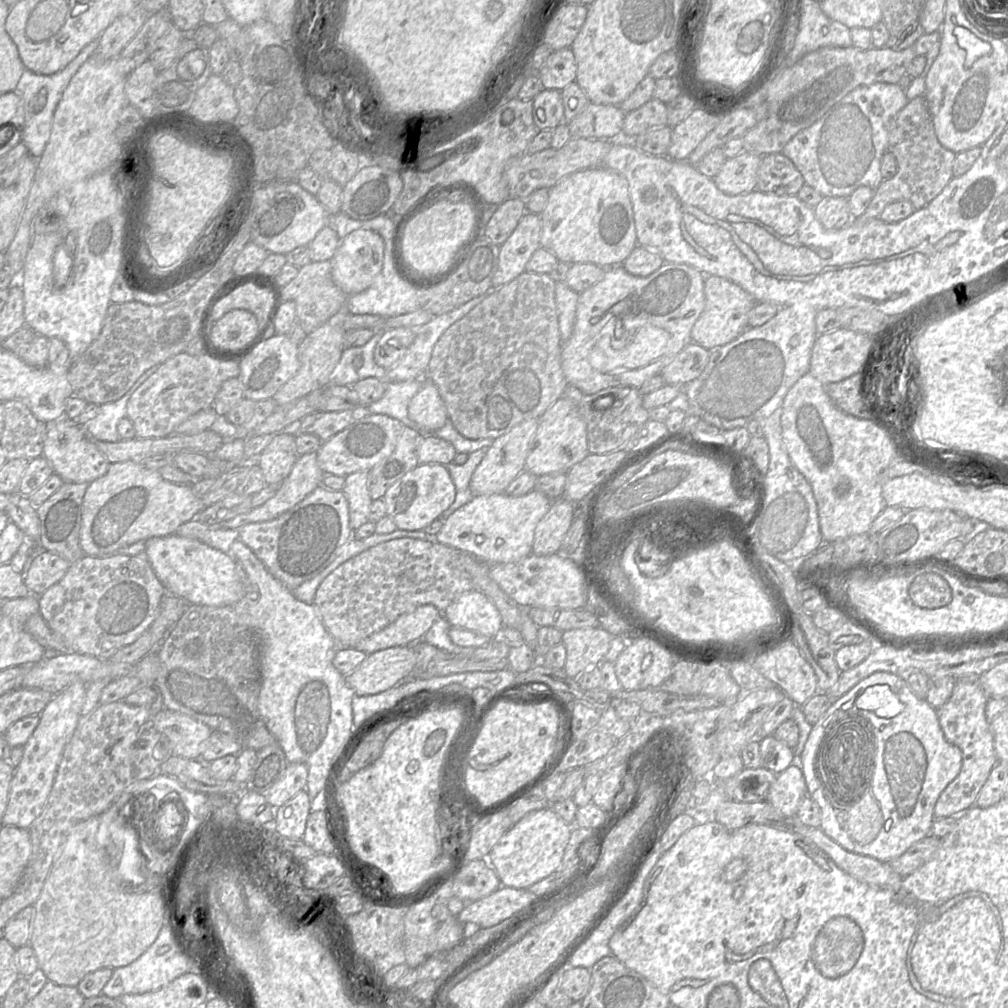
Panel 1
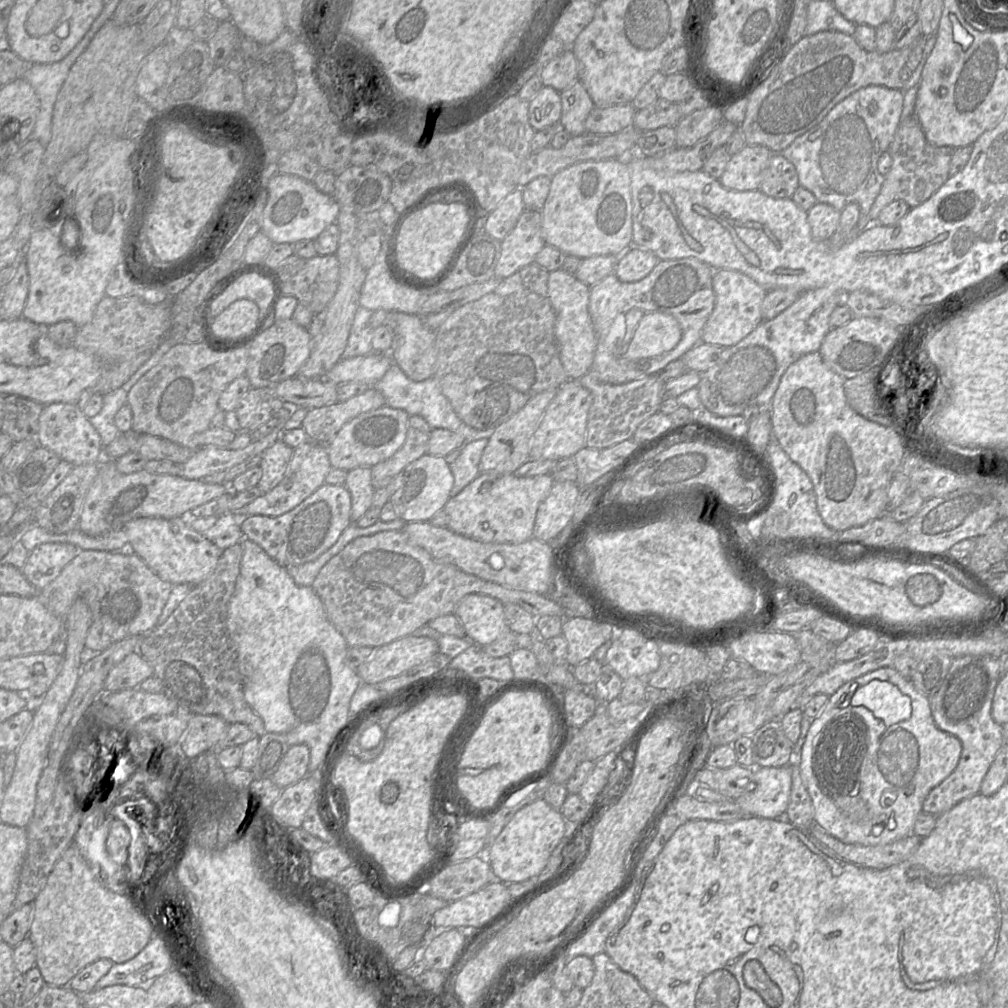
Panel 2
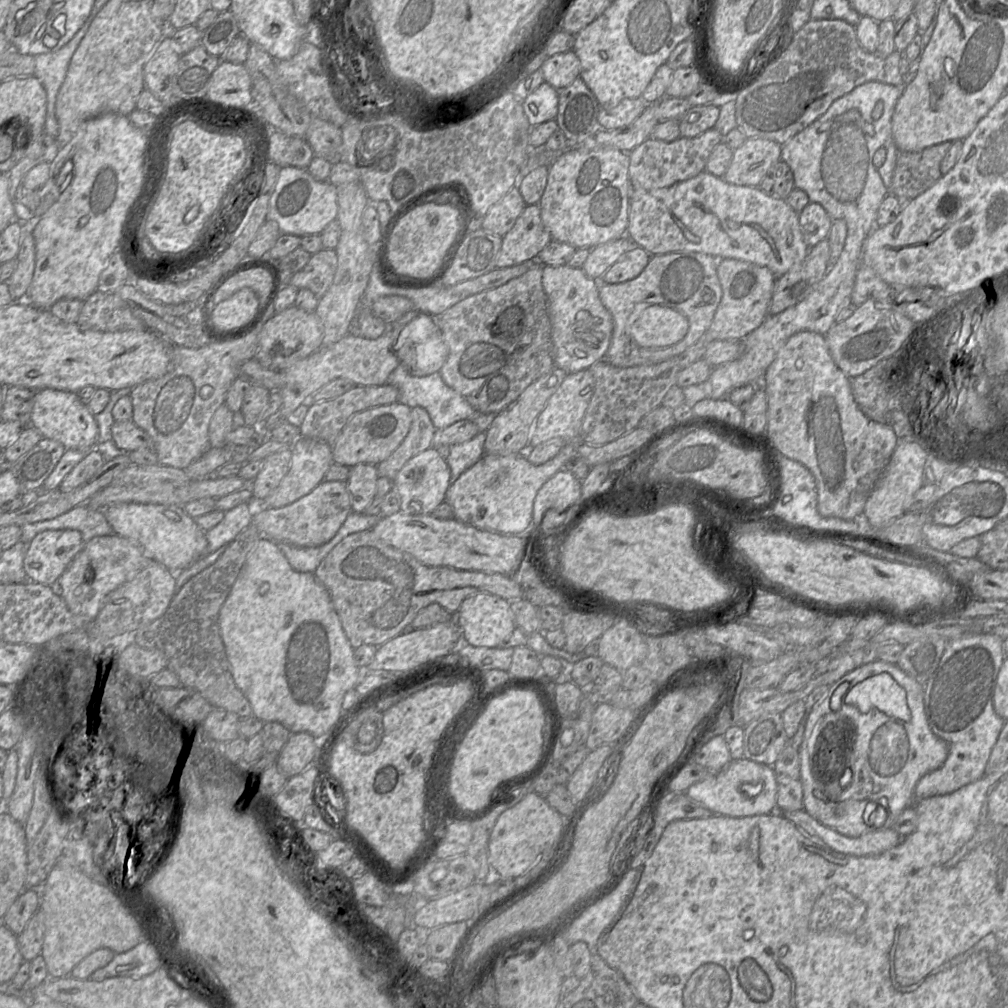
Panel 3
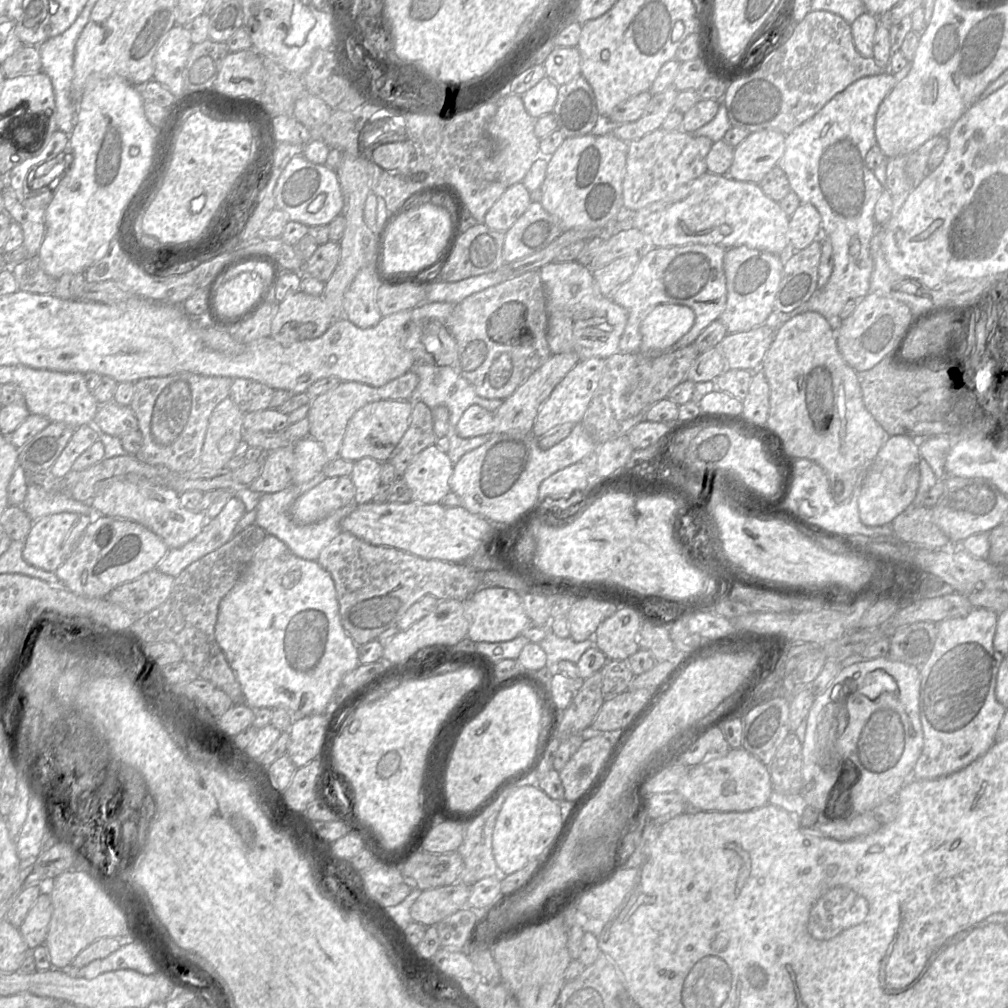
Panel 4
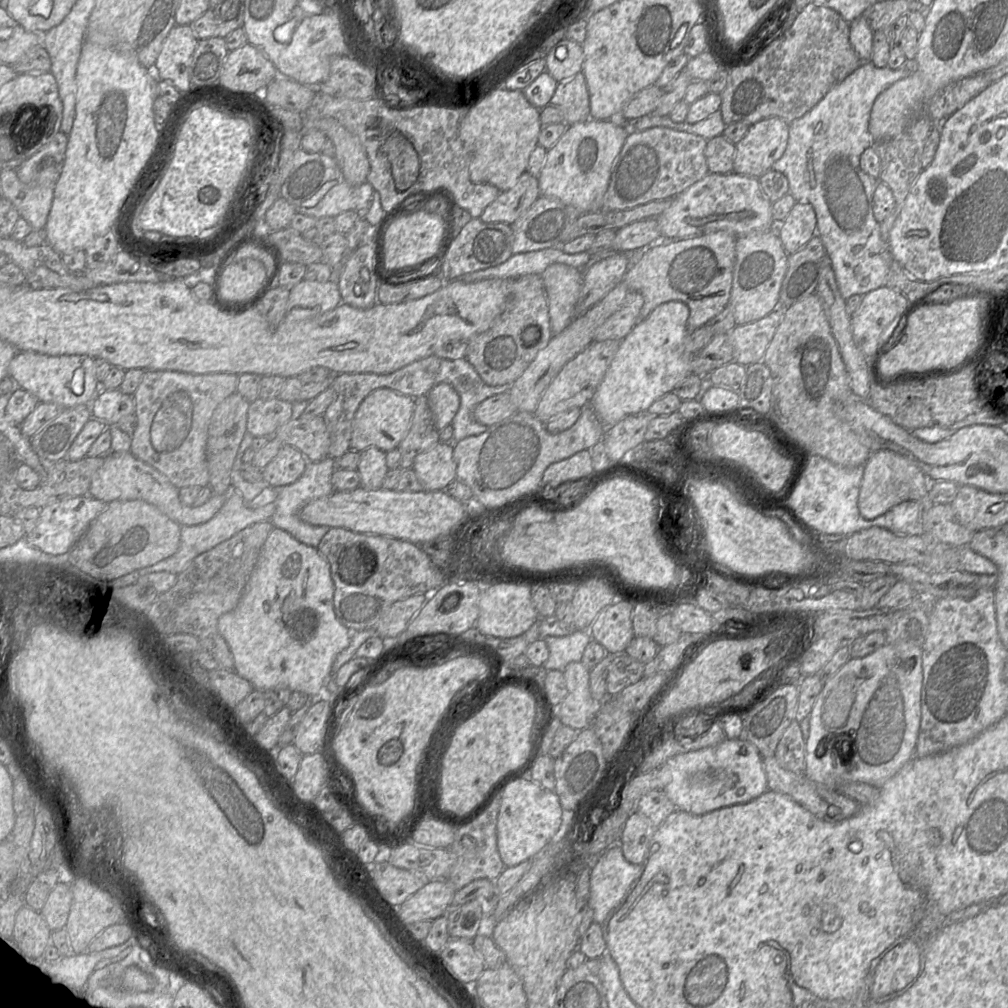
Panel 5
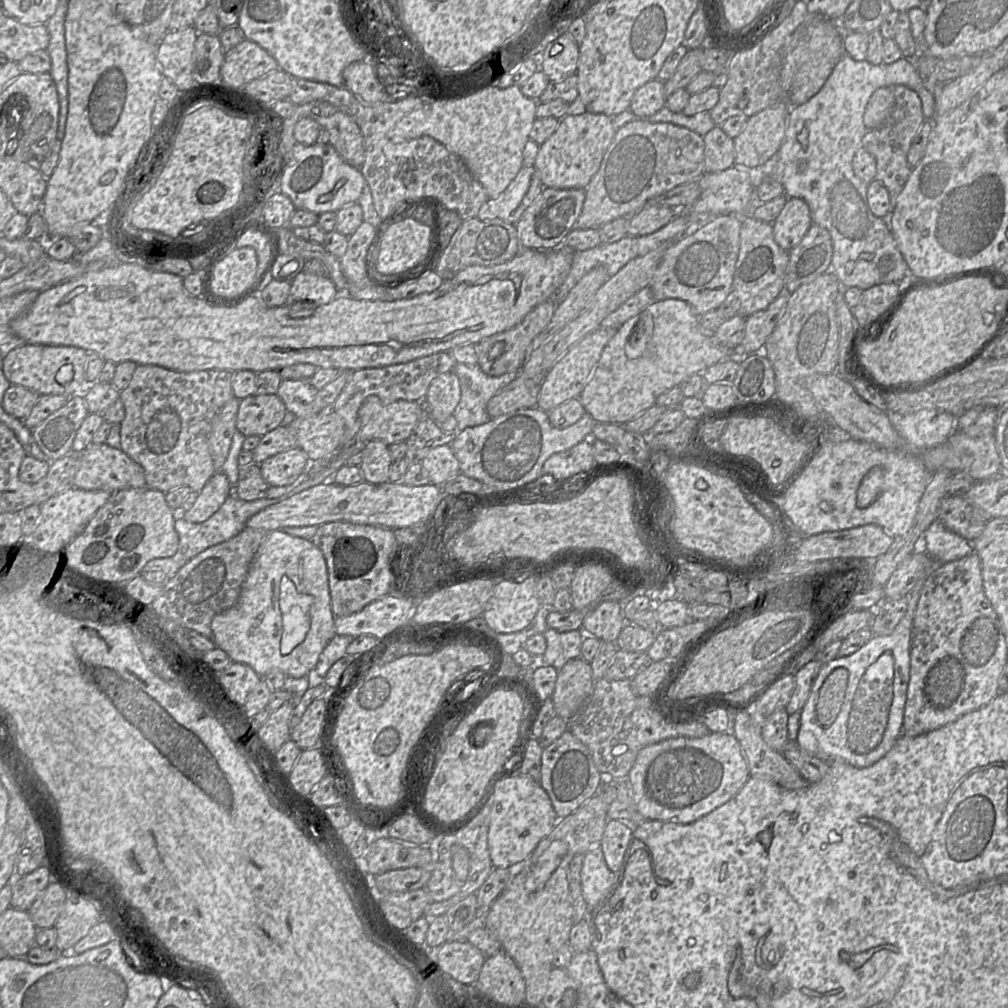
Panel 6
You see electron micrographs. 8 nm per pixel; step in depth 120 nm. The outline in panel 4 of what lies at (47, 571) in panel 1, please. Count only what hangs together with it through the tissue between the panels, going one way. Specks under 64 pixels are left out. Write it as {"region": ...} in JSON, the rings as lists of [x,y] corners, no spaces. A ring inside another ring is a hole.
{"region":[[[61,512],[41,518],[33,523],[30,533],[25,539],[23,558],[25,561],[39,569],[48,572],[56,570],[67,560],[79,543],[88,525],[94,516]]]}

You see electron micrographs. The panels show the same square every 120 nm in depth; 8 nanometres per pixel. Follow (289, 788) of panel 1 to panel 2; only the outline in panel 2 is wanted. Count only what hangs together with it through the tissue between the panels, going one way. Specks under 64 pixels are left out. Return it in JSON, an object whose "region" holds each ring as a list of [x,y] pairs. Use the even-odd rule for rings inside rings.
{"region":[[[305,744],[290,746],[279,767],[270,777],[274,784],[284,789],[308,775],[310,750]]]}

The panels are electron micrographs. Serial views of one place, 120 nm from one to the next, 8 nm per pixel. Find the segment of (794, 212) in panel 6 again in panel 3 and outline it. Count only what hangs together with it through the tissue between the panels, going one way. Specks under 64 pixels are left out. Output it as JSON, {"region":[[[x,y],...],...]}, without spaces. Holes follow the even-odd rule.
{"region":[[[810,202],[799,213],[799,224],[809,248],[827,239],[832,221],[826,210],[818,203]]]}

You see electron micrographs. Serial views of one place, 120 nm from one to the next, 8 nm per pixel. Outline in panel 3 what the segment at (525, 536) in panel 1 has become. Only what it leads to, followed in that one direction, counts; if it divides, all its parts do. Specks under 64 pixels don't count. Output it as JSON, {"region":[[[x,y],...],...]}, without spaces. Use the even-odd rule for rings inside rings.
{"region":[[[566,442],[556,456],[547,462],[534,465],[524,453],[509,455],[485,454],[452,483],[446,492],[445,501],[451,505],[454,518],[480,530],[506,535],[532,533],[533,504],[541,486],[567,461],[577,456],[577,442]]]}

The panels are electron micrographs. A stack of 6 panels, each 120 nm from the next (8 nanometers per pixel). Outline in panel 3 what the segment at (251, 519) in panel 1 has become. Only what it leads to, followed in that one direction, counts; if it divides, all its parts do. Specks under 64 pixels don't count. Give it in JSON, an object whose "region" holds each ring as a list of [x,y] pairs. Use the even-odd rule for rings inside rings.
{"region":[[[298,437],[291,445],[287,474],[262,502],[265,508],[281,508],[309,494],[324,481],[333,463],[332,447],[323,441]]]}

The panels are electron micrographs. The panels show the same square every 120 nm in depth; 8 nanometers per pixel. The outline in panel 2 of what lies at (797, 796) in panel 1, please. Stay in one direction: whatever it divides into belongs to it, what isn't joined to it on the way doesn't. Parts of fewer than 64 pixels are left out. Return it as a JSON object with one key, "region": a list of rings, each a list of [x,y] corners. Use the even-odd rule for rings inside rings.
{"region":[[[790,765],[754,767],[756,788],[734,799],[746,816],[764,819],[783,818],[791,793]]]}

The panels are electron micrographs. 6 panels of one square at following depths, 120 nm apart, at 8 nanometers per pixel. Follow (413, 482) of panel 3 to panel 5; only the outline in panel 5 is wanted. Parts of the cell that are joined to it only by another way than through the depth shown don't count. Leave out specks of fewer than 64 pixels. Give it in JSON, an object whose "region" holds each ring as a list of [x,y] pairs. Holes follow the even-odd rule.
{"region":[[[439,441],[418,454],[411,468],[425,491],[444,491],[456,479],[453,446]]]}

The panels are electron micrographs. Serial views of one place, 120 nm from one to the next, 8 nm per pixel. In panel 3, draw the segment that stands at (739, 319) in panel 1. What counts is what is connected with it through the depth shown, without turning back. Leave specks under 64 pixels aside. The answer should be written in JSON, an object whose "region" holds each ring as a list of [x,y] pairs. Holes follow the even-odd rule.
{"region":[[[718,259],[722,298],[708,329],[711,340],[743,340],[769,315],[776,276],[766,267],[737,259]]]}

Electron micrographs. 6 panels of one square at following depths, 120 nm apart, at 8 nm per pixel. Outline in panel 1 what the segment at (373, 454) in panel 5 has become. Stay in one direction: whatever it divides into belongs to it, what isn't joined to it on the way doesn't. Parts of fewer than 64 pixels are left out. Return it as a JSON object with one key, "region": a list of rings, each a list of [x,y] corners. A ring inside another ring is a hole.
{"region":[[[358,471],[345,477],[343,493],[349,506],[351,527],[356,530],[369,521],[372,498],[368,489],[368,471]]]}

